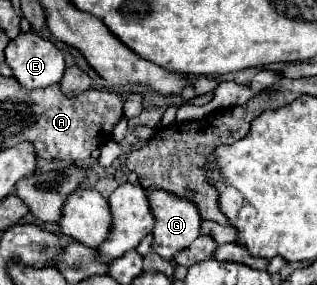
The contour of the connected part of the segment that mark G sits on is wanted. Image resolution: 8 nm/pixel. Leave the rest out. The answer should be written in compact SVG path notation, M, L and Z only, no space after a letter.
M150 191L150 207L154 209L154 251L172 261L182 249L190 247L192 241L200 235L202 217L192 201L184 197L174 197L166 191Z

